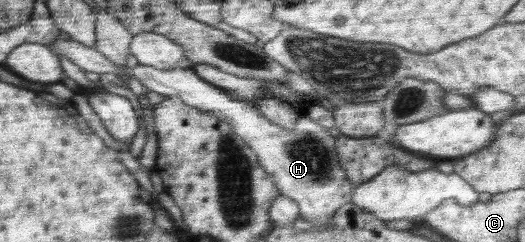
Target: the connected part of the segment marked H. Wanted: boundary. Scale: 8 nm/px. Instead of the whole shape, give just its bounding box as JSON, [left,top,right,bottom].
[51,37,354,226]

